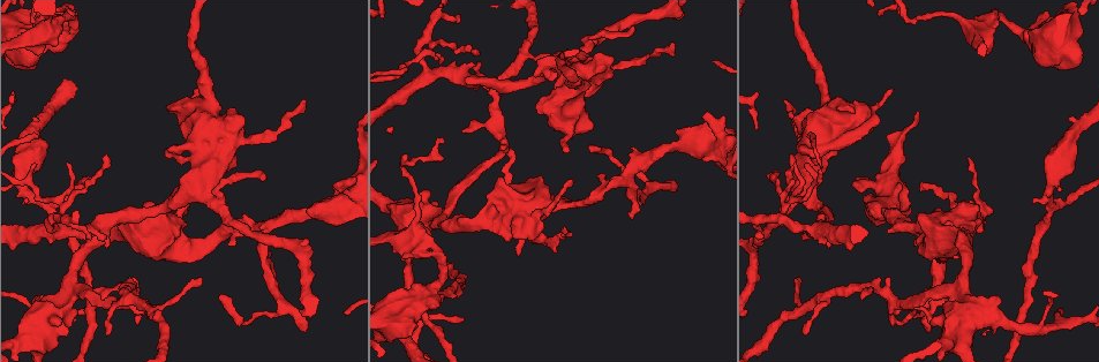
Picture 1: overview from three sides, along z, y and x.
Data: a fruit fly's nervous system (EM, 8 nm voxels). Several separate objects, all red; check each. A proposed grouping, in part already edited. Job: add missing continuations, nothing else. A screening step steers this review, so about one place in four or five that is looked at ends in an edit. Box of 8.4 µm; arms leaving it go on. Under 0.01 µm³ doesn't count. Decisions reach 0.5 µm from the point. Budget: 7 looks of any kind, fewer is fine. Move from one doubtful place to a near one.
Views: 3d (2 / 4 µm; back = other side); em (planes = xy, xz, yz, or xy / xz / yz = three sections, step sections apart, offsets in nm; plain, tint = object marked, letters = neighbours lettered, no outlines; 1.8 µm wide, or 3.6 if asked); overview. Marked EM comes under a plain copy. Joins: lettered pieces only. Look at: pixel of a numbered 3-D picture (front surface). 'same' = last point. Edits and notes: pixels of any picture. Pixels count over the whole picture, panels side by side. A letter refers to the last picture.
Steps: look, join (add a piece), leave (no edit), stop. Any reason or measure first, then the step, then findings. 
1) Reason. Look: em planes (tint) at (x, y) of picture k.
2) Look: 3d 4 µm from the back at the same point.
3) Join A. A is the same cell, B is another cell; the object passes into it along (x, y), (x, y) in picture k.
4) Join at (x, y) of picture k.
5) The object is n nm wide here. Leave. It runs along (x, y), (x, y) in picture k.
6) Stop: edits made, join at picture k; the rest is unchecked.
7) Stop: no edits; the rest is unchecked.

A fork. Look: 3d 2 µm from the back at (816, 228) of picture 1.

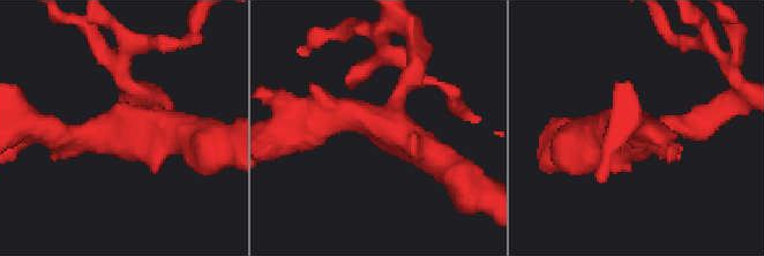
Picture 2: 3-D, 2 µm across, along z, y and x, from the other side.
Need the tissue. Look: em xy step 4 (tint) at (126, 134) of picture 2.

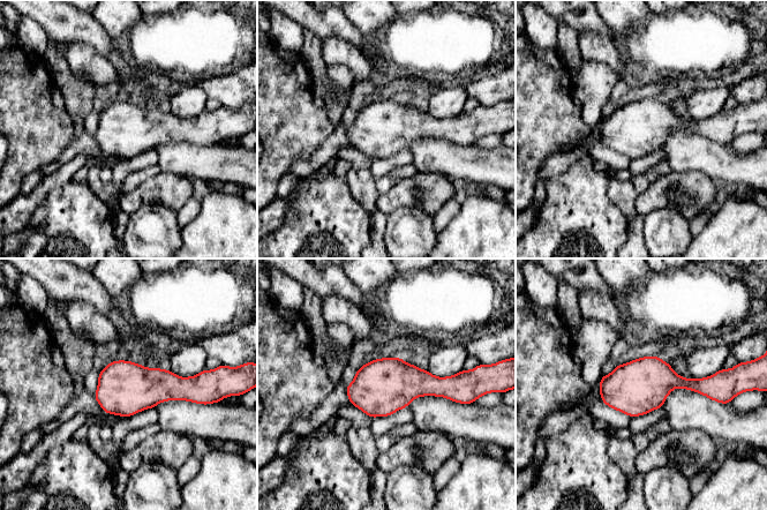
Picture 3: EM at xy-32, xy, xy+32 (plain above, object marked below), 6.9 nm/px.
Look: em xy step 4 (letters) at the same point.

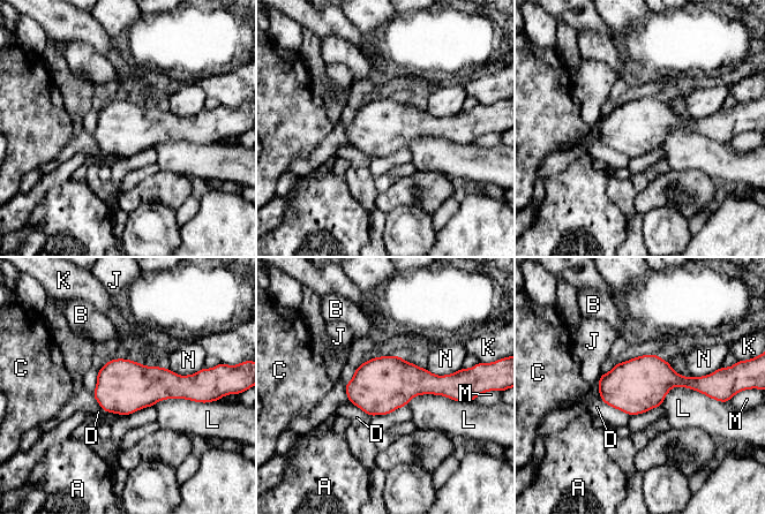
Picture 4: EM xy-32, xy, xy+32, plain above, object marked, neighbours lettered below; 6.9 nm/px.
The object is 380 nm wide here. Leave. A, B, C, D, J, K, L, M and N are other cells; a border runs along (722, 402), (674, 386), (659, 406) in picture 4; no lettered piece goes on from it.

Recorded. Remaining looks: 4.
A fork. Look: em planes (letters) at (978, 28) of picture 1.

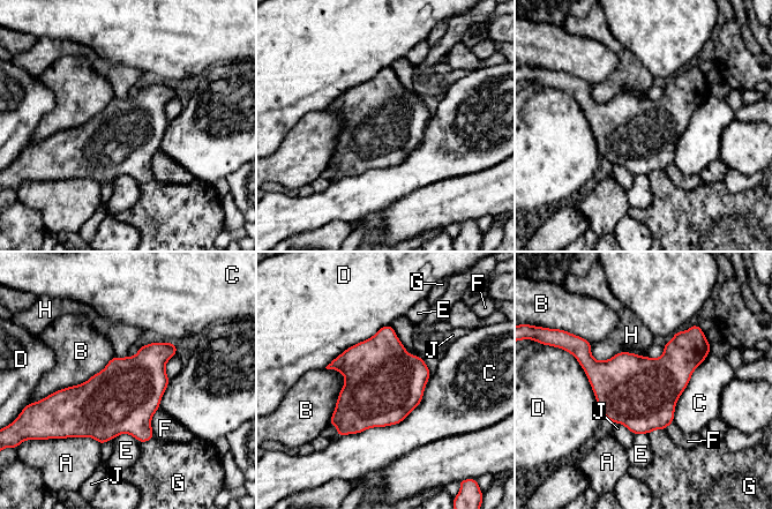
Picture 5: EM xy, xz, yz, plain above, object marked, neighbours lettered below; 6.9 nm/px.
Leave. A, B, C, D, E, F, G, H and J are other cells; a border runs along (590, 344), (598, 360), (645, 357) in picture 5; none of them fits.

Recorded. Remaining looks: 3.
Thin end. Look: 3d 4 µm at (461, 319) of picture 1.

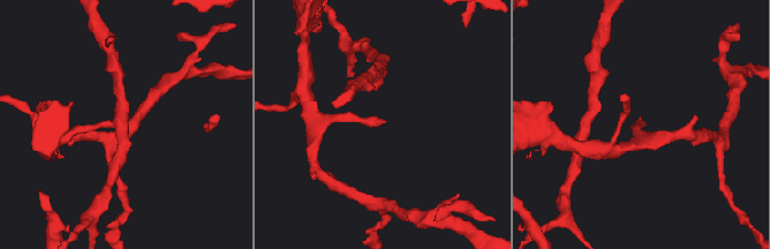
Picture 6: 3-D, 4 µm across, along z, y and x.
Shape alone is not enough. Look: em 3.6 µm yz step 8 (tint) at (641, 121) of picture 6.

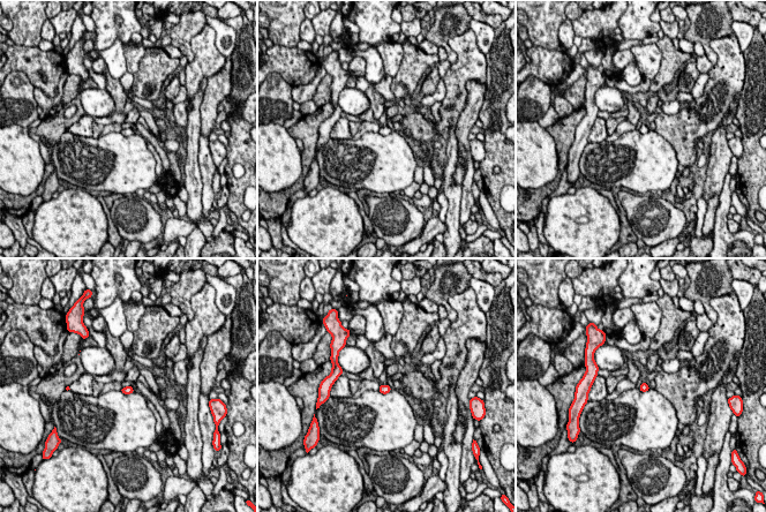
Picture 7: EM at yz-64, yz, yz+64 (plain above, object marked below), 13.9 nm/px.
Cut it another way. Look: em 3.6 µm planes (letters) at the same point.

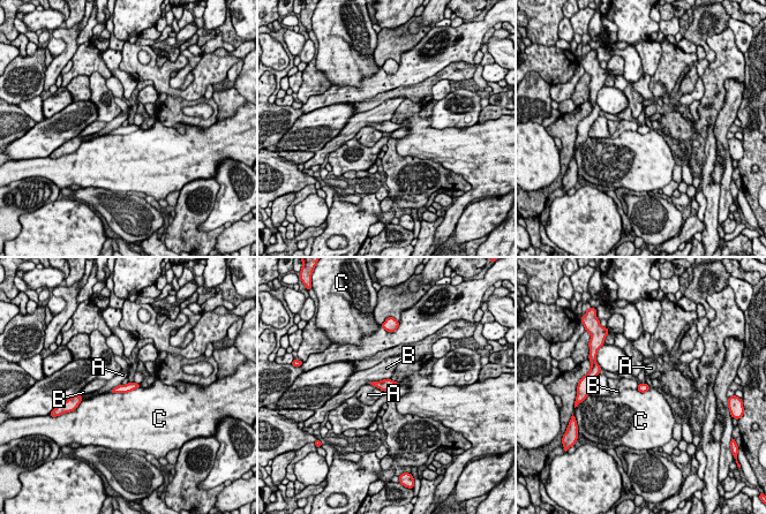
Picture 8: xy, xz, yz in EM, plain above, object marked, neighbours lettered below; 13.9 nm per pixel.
Leave. A, B and C are other cells; a border runs along (140, 386), (127, 392), (110, 392) in picture 8; no lettered piece goes on from it.

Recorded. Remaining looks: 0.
Stop: no edits; the rest is unchecked.

